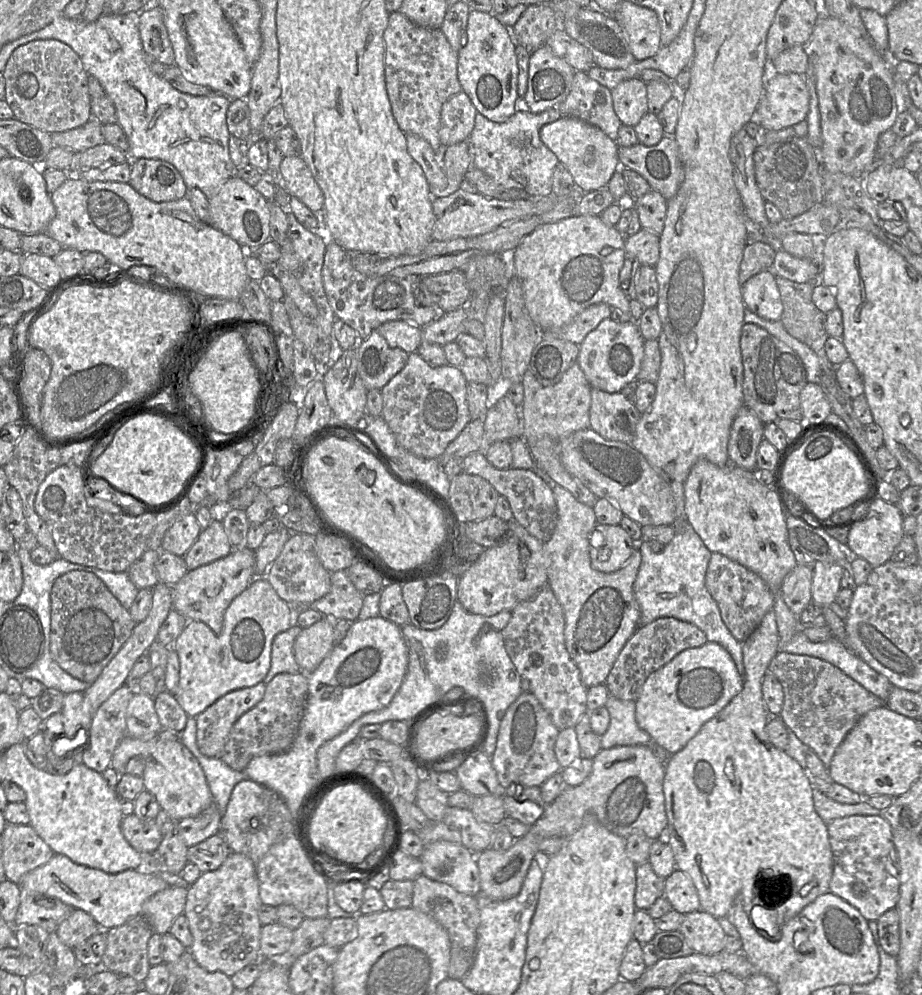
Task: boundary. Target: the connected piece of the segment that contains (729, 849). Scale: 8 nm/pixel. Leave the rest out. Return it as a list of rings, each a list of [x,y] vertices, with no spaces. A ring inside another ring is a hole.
[[[772,609],[772,610],[770,610],[770,611],[769,611],[769,612],[768,612],[768,613],[767,613],[767,614],[766,614],[766,615],[765,615],[765,616],[764,616],[764,617],[763,617],[763,619],[762,619],[762,621],[761,621],[761,623],[760,623],[760,625],[759,625],[759,626],[758,626],[758,627],[757,627],[757,629],[756,629],[756,630],[755,630],[755,631],[754,631],[754,632],[753,632],[753,633],[752,633],[752,634],[751,634],[751,635],[750,635],[750,636],[749,636],[749,638],[748,638],[748,639],[747,639],[747,640],[745,640],[745,641],[744,641],[744,642],[742,642],[742,651],[743,651],[743,664],[744,664],[744,671],[745,671],[745,672],[744,672],[744,676],[743,676],[743,678],[744,678],[744,683],[743,683],[743,690],[742,690],[742,691],[741,691],[741,693],[740,693],[740,694],[738,694],[738,695],[737,695],[737,696],[735,696],[735,697],[734,697],[734,698],[733,698],[733,699],[732,699],[732,700],[731,700],[731,701],[730,701],[730,702],[729,702],[729,704],[728,704],[728,705],[727,705],[727,706],[726,706],[726,707],[725,707],[725,708],[724,708],[724,709],[723,709],[723,710],[721,710],[721,711],[720,711],[720,712],[719,712],[719,713],[718,713],[718,714],[717,714],[717,715],[716,715],[716,716],[715,716],[715,717],[714,717],[714,718],[712,718],[712,719],[711,719],[711,720],[709,720],[709,721],[708,721],[708,722],[706,722],[706,723],[705,723],[705,724],[704,724],[704,725],[703,725],[703,726],[702,726],[702,728],[701,728],[701,729],[700,729],[700,731],[699,731],[699,732],[698,732],[698,733],[697,733],[697,734],[696,734],[696,735],[695,735],[695,736],[694,736],[694,737],[693,737],[693,738],[692,738],[692,739],[691,739],[691,740],[690,740],[690,741],[689,741],[689,742],[688,742],[688,744],[687,744],[687,745],[686,745],[686,747],[685,747],[685,748],[684,748],[684,749],[682,749],[682,750],[681,750],[681,751],[679,751],[679,752],[677,752],[677,753],[676,753],[676,754],[673,754],[673,755],[671,755],[671,756],[670,756],[670,758],[669,758],[669,760],[668,760],[668,762],[667,762],[667,763],[666,763],[666,765],[665,765],[665,766],[666,766],[666,769],[665,769],[665,776],[664,776],[664,783],[663,783],[663,791],[664,791],[664,797],[665,797],[665,810],[666,810],[666,815],[667,815],[667,829],[668,829],[668,830],[669,830],[669,831],[670,831],[670,838],[669,838],[669,842],[668,842],[668,844],[669,844],[669,845],[670,845],[670,847],[671,847],[671,849],[672,849],[672,851],[673,851],[673,854],[674,854],[674,858],[675,858],[675,866],[676,866],[676,869],[679,869],[679,870],[681,870],[681,871],[683,871],[683,872],[684,872],[684,873],[686,873],[686,874],[687,874],[687,875],[688,875],[688,876],[689,876],[689,877],[690,877],[690,879],[691,879],[691,880],[692,880],[692,882],[693,882],[693,884],[694,884],[694,886],[695,886],[695,888],[696,888],[696,889],[697,889],[697,892],[698,892],[698,897],[699,897],[699,901],[700,901],[700,905],[701,905],[701,909],[702,909],[702,910],[704,910],[704,911],[705,911],[705,912],[708,912],[708,913],[710,913],[710,914],[711,914],[711,915],[713,915],[713,916],[714,916],[714,917],[715,917],[715,918],[717,918],[717,919],[719,919],[719,918],[722,918],[722,917],[727,917],[727,916],[728,916],[728,915],[729,915],[729,912],[730,912],[730,909],[731,909],[731,906],[732,906],[732,904],[733,904],[733,901],[734,901],[734,899],[735,899],[735,897],[736,897],[736,896],[737,896],[737,895],[741,895],[741,896],[742,896],[742,904],[743,904],[743,909],[744,909],[744,911],[745,911],[745,912],[746,912],[746,914],[747,914],[747,915],[748,915],[748,917],[749,917],[749,920],[750,920],[750,921],[751,921],[751,923],[752,923],[752,924],[753,924],[753,926],[754,926],[754,927],[755,927],[755,928],[756,928],[756,929],[757,929],[757,930],[758,930],[758,932],[759,932],[759,933],[760,933],[760,934],[762,934],[762,935],[763,935],[763,936],[764,936],[764,937],[766,937],[766,938],[768,938],[768,939],[770,939],[770,940],[772,940],[772,941],[777,941],[777,940],[779,940],[779,939],[780,939],[780,938],[781,938],[781,931],[782,931],[782,927],[783,927],[783,925],[784,925],[784,924],[785,924],[785,923],[786,923],[786,922],[787,922],[787,921],[788,921],[788,920],[790,920],[790,919],[791,919],[791,918],[793,918],[793,917],[794,917],[794,916],[796,916],[796,915],[798,915],[798,914],[799,914],[799,913],[800,913],[800,912],[801,912],[801,911],[802,911],[802,910],[803,910],[803,908],[804,908],[804,907],[806,907],[806,906],[807,906],[807,905],[808,905],[808,904],[810,904],[810,903],[811,903],[811,902],[813,902],[813,901],[814,901],[814,900],[815,900],[815,899],[816,899],[816,898],[817,898],[817,897],[818,897],[818,896],[820,896],[820,895],[823,895],[823,894],[825,894],[825,893],[827,893],[827,892],[829,892],[829,885],[830,885],[830,881],[831,881],[831,878],[832,878],[832,875],[833,875],[833,854],[832,854],[832,850],[831,850],[831,846],[830,846],[830,842],[829,842],[829,836],[828,836],[828,830],[827,830],[827,824],[826,824],[826,823],[825,823],[825,822],[824,822],[824,821],[823,821],[823,820],[822,820],[822,819],[821,819],[821,817],[820,817],[820,816],[819,816],[819,815],[818,815],[818,813],[817,813],[817,812],[816,812],[816,810],[815,810],[815,807],[814,807],[814,801],[813,801],[813,789],[812,789],[812,787],[811,787],[811,784],[810,784],[810,780],[809,780],[809,774],[808,774],[808,772],[807,772],[807,771],[806,771],[806,770],[803,770],[803,768],[802,768],[802,767],[801,767],[801,766],[800,766],[800,765],[799,765],[799,763],[798,763],[798,762],[797,762],[797,761],[796,761],[796,760],[794,760],[794,759],[793,759],[793,758],[791,758],[791,757],[790,757],[790,756],[789,756],[789,755],[788,755],[788,754],[787,754],[787,753],[786,753],[786,752],[785,752],[785,751],[784,751],[784,750],[780,750],[780,749],[778,749],[778,748],[776,748],[776,747],[775,747],[775,746],[774,746],[774,745],[773,745],[773,744],[772,744],[772,743],[771,743],[771,742],[770,742],[770,740],[769,740],[769,738],[768,738],[768,735],[767,735],[767,733],[766,733],[766,725],[767,725],[767,723],[768,723],[768,722],[769,722],[769,720],[770,720],[770,717],[771,717],[771,716],[770,716],[770,714],[769,714],[769,713],[768,713],[768,711],[767,711],[767,709],[766,709],[766,706],[765,706],[765,701],[764,701],[764,698],[763,698],[763,693],[762,693],[762,682],[763,682],[763,679],[764,679],[764,677],[765,677],[765,675],[766,675],[766,674],[767,674],[767,673],[768,673],[768,667],[769,667],[769,664],[770,664],[770,662],[771,662],[771,661],[772,661],[772,659],[773,659],[773,658],[774,658],[774,657],[775,657],[775,656],[776,656],[776,654],[777,654],[777,653],[778,653],[778,652],[779,652],[779,633],[778,633],[778,627],[777,627],[777,623],[776,623],[776,615],[775,615],[775,612],[774,612],[774,610],[773,610],[773,609]],[[773,876],[776,876],[776,877],[775,877],[775,878],[776,878],[776,879],[777,879],[777,878],[778,878],[778,877],[786,877],[786,879],[783,879],[783,880],[782,880],[782,882],[778,882],[778,883],[777,883],[777,884],[776,884],[776,887],[778,887],[778,886],[780,886],[780,885],[781,885],[781,884],[782,884],[782,887],[780,887],[780,888],[779,888],[779,892],[777,892],[777,893],[775,893],[775,894],[772,894],[772,895],[770,895],[770,897],[776,897],[776,896],[780,896],[780,895],[785,895],[785,896],[787,896],[787,895],[788,895],[788,894],[789,894],[789,901],[788,901],[788,902],[786,902],[786,903],[784,903],[784,904],[782,904],[782,905],[780,905],[780,906],[777,906],[777,907],[775,907],[775,908],[766,908],[766,907],[762,907],[762,908],[760,908],[760,907],[758,907],[758,906],[756,906],[756,905],[759,905],[759,904],[760,904],[760,902],[759,902],[759,899],[761,899],[761,898],[762,898],[762,897],[764,897],[764,896],[765,896],[765,897],[768,897],[768,896],[766,896],[766,895],[765,895],[765,894],[764,894],[764,893],[763,893],[763,894],[762,894],[762,879],[765,879],[765,880],[766,880],[766,879],[768,879],[768,878],[771,878],[771,877],[773,877]]]

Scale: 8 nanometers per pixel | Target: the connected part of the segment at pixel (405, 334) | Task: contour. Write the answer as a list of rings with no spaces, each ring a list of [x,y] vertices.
[[[406,321],[385,322],[376,329],[376,332],[390,347],[400,348],[408,354],[416,352],[422,343],[422,328]]]

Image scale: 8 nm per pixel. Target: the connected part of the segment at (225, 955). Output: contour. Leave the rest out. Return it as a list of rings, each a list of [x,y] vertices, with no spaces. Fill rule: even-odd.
[[[230,852],[216,870],[202,873],[188,889],[184,915],[189,922],[193,944],[189,951],[209,972],[222,972],[231,978],[249,964],[260,961],[259,881],[253,861]]]

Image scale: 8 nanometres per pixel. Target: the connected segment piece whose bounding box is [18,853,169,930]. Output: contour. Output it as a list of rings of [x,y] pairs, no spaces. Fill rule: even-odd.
[[[54,854],[44,865],[26,873],[18,883],[24,895],[46,895],[90,914],[103,930],[119,927],[140,915],[146,900],[169,887],[158,875],[125,870],[109,874],[73,862],[62,854]]]

